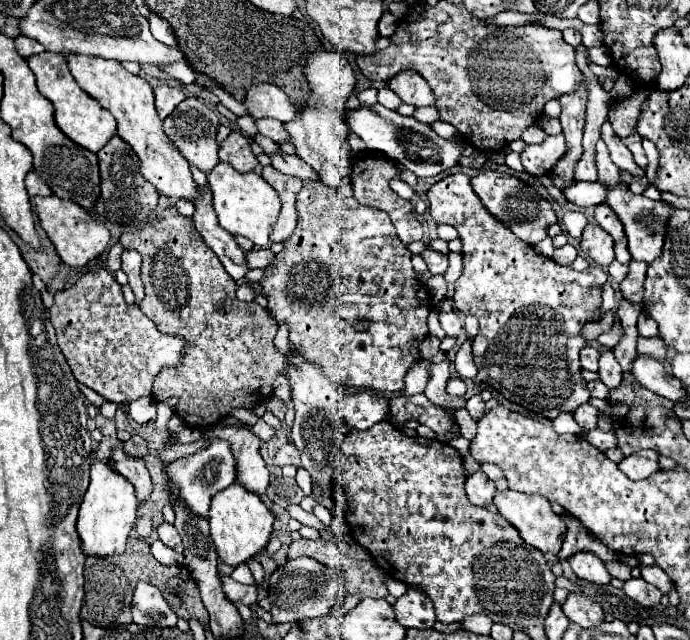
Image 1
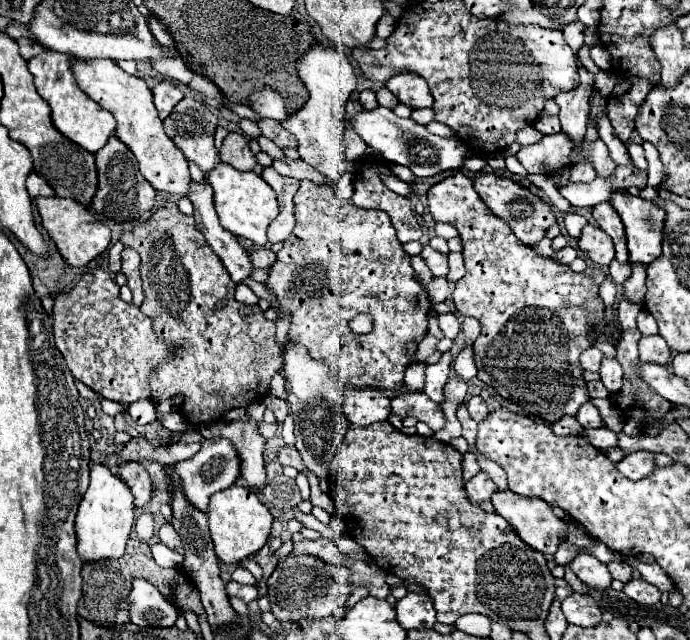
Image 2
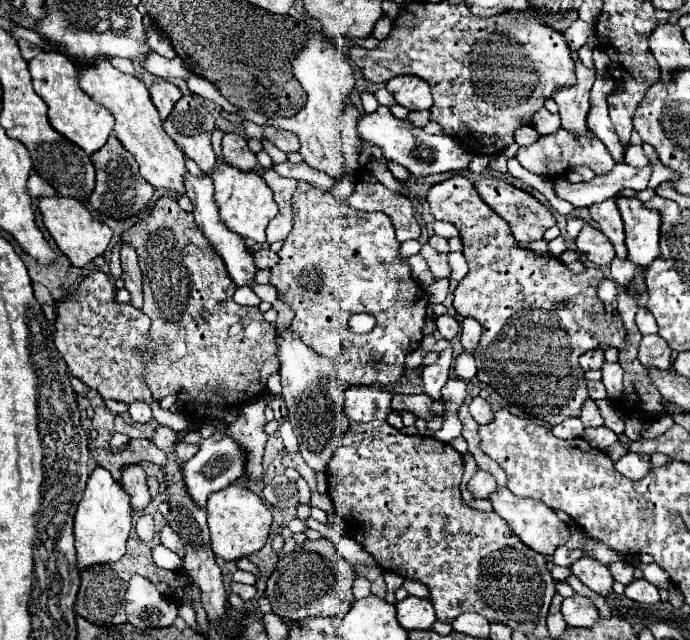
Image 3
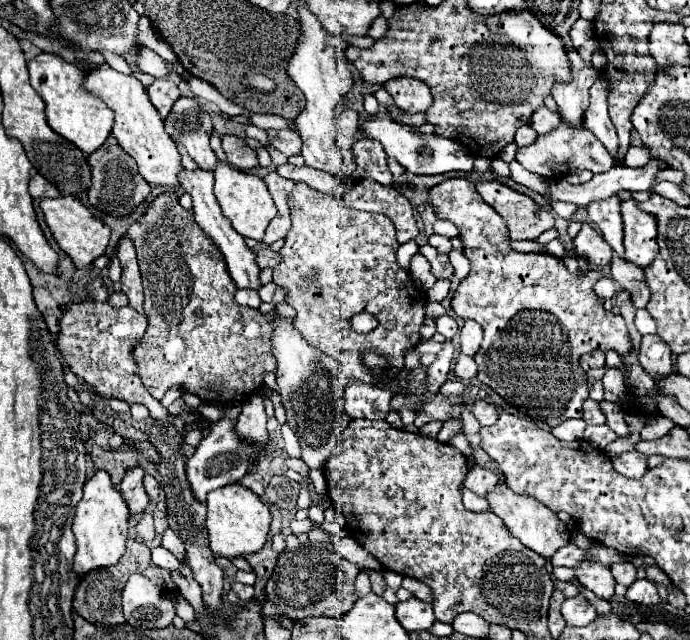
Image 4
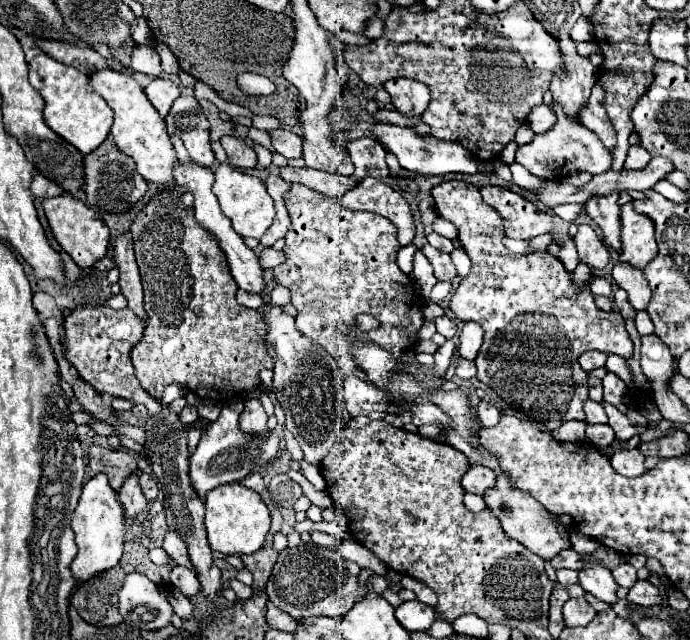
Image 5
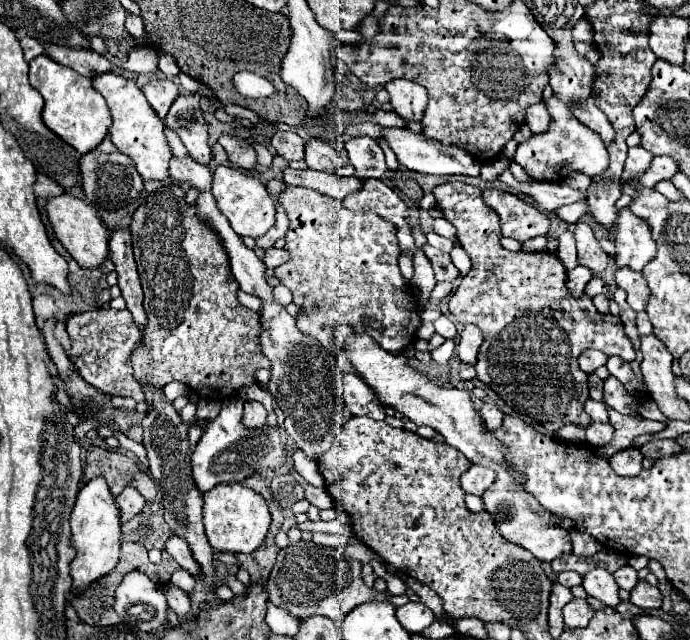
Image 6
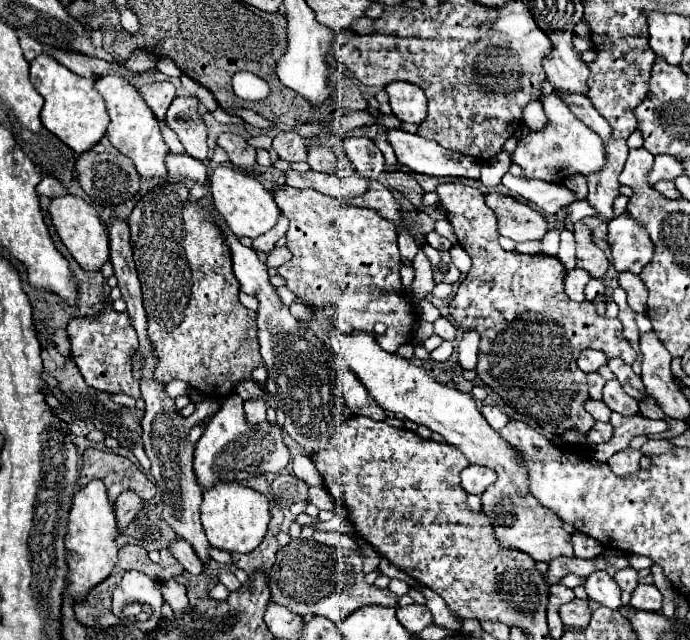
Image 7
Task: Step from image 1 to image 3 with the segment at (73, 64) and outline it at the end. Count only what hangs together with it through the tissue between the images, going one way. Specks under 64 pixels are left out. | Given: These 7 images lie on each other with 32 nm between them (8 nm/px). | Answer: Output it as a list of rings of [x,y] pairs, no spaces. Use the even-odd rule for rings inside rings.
[[[100,60],[94,66],[80,66],[80,88],[114,114],[114,134],[120,144],[136,158],[144,180],[148,180],[154,188],[166,188],[176,194],[184,192],[184,174],[188,172],[184,166],[184,154],[164,132],[162,120],[150,100],[150,92],[144,82],[136,76],[118,72],[108,60]]]

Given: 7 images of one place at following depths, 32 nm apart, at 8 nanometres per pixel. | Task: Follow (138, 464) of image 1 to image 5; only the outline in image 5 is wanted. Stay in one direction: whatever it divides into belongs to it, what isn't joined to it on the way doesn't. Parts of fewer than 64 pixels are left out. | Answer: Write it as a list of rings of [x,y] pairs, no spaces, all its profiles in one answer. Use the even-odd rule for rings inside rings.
[[[132,474],[124,482],[124,486],[122,486],[122,490],[120,490],[118,496],[120,496],[120,504],[122,504],[124,512],[126,512],[124,518],[138,516],[146,508],[146,504],[148,504],[148,500],[144,498],[144,494],[142,494],[142,490],[138,486],[138,476],[136,474]]]

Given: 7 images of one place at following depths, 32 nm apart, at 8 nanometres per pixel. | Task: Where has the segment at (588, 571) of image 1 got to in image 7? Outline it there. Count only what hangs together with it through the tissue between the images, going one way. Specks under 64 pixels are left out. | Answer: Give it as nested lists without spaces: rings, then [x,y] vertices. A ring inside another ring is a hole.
[[[594,572],[594,574],[590,574],[586,578],[584,588],[588,592],[588,598],[596,600],[600,606],[606,606],[610,610],[618,610],[622,606],[622,602],[620,602],[622,590],[614,582],[614,578],[608,576],[606,572]]]

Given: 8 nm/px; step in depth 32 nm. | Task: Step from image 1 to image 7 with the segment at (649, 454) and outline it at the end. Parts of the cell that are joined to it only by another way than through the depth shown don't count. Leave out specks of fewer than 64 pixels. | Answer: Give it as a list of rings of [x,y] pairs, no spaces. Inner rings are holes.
[[[624,448],[624,450],[616,452],[612,458],[608,458],[606,464],[610,466],[610,470],[612,470],[614,474],[618,474],[618,476],[628,476],[628,474],[640,470],[640,466],[638,466],[640,458],[642,458],[642,452],[640,452],[640,450]]]

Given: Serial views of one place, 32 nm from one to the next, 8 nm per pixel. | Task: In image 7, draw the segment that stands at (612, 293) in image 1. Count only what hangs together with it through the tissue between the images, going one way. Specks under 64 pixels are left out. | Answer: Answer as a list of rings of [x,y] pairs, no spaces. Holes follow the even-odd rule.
[[[590,280],[588,284],[586,284],[586,300],[590,300],[590,302],[594,302],[594,298],[596,296],[600,296],[600,294],[604,294],[606,292],[606,288],[604,288],[604,282],[602,280]]]

